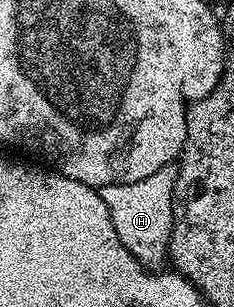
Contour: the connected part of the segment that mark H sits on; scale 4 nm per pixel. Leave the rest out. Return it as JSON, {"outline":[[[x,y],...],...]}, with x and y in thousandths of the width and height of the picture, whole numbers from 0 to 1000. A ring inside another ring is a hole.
{"outline":[[[744,541],[692,544],[654,577],[620,577],[620,590],[419,612],[474,697],[483,746],[500,746],[500,772],[517,772],[517,798],[534,798],[534,811],[637,883],[684,879],[722,844],[714,814],[748,717],[748,560]]]}

